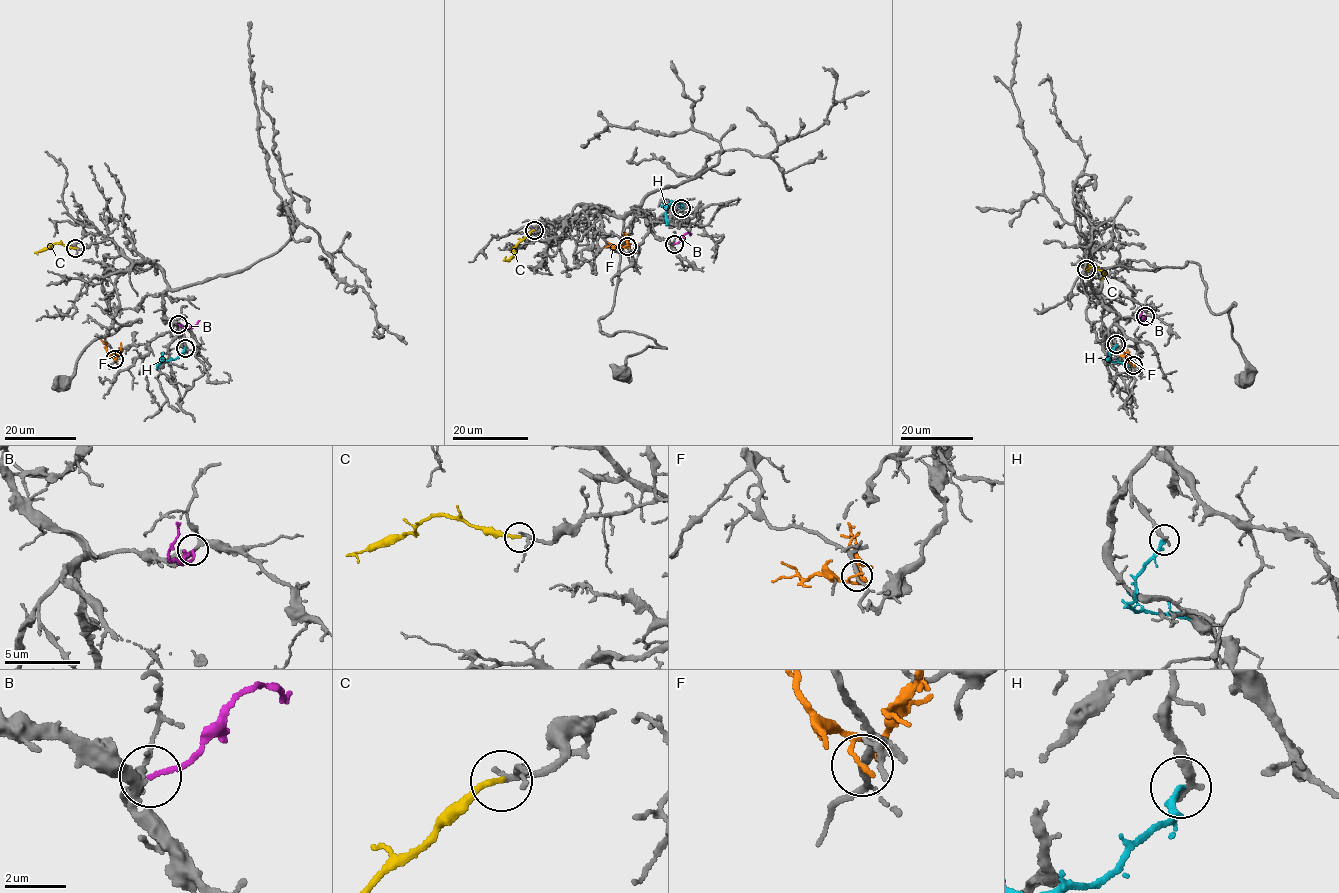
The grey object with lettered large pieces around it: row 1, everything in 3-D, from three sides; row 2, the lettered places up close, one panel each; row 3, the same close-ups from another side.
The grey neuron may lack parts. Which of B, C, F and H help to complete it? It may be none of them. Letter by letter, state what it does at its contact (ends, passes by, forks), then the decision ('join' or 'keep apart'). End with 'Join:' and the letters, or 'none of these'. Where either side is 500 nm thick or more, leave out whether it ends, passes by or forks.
B: it ends there; join
C: it ends there; join
F: it ends there; keep apart
H: it ends there; keep apart
Join: B, C

